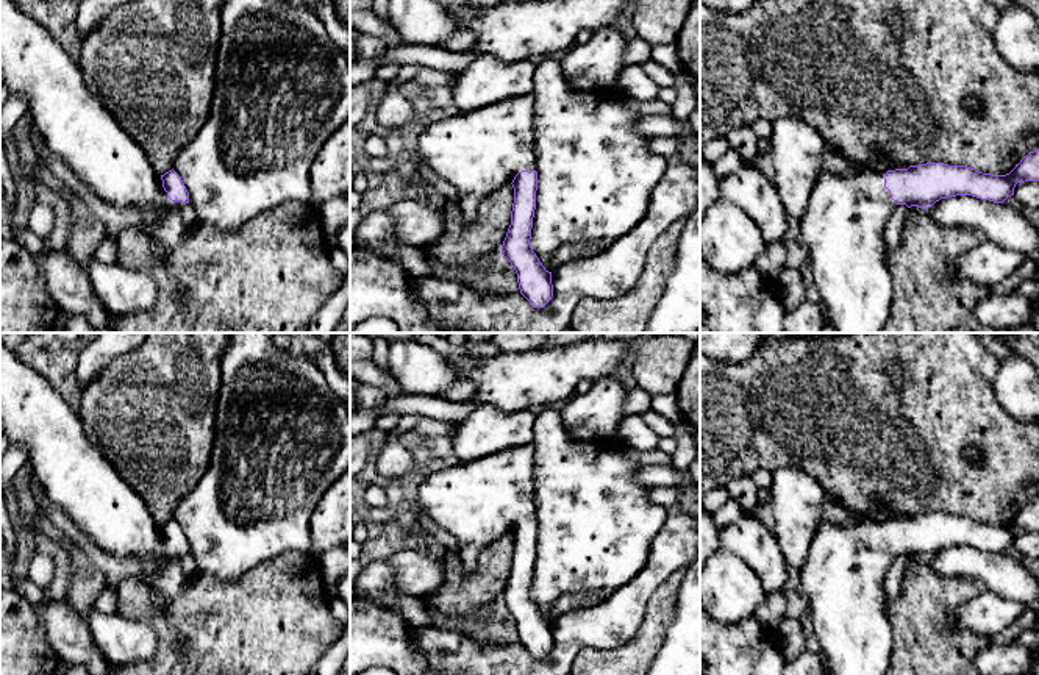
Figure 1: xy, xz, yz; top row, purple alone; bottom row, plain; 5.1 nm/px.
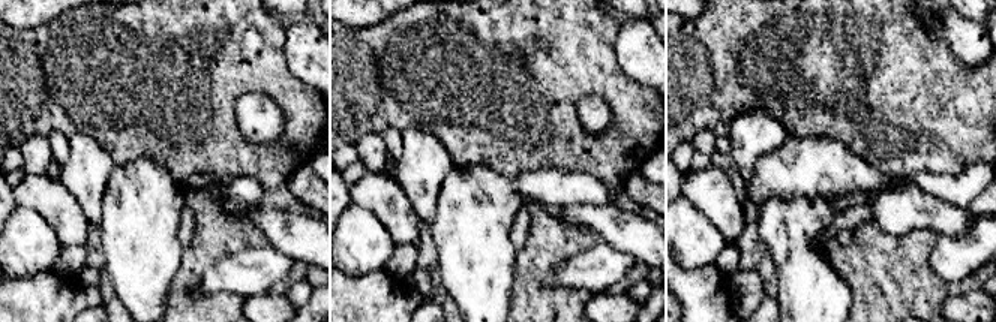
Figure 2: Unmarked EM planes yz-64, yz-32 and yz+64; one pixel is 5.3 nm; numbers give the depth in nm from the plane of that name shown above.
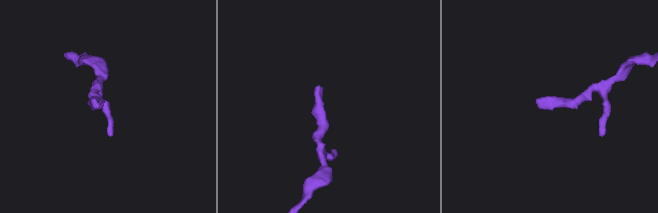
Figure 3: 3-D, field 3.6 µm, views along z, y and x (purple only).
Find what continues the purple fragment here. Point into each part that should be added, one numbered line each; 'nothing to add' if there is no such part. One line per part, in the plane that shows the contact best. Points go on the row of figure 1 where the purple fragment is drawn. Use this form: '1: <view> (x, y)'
1: xy (74, 124)

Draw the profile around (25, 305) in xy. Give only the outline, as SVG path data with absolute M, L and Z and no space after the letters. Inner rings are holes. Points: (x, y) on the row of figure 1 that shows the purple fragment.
M0 238L0 333L50 333L56 317L36 259L14 238Z

